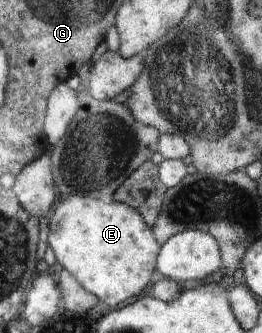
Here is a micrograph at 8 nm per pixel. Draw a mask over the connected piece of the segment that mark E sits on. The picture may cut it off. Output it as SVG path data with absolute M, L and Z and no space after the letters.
M71 195L49 215L48 244L57 262L107 306L141 294L155 272L159 244L142 213L116 201Z

